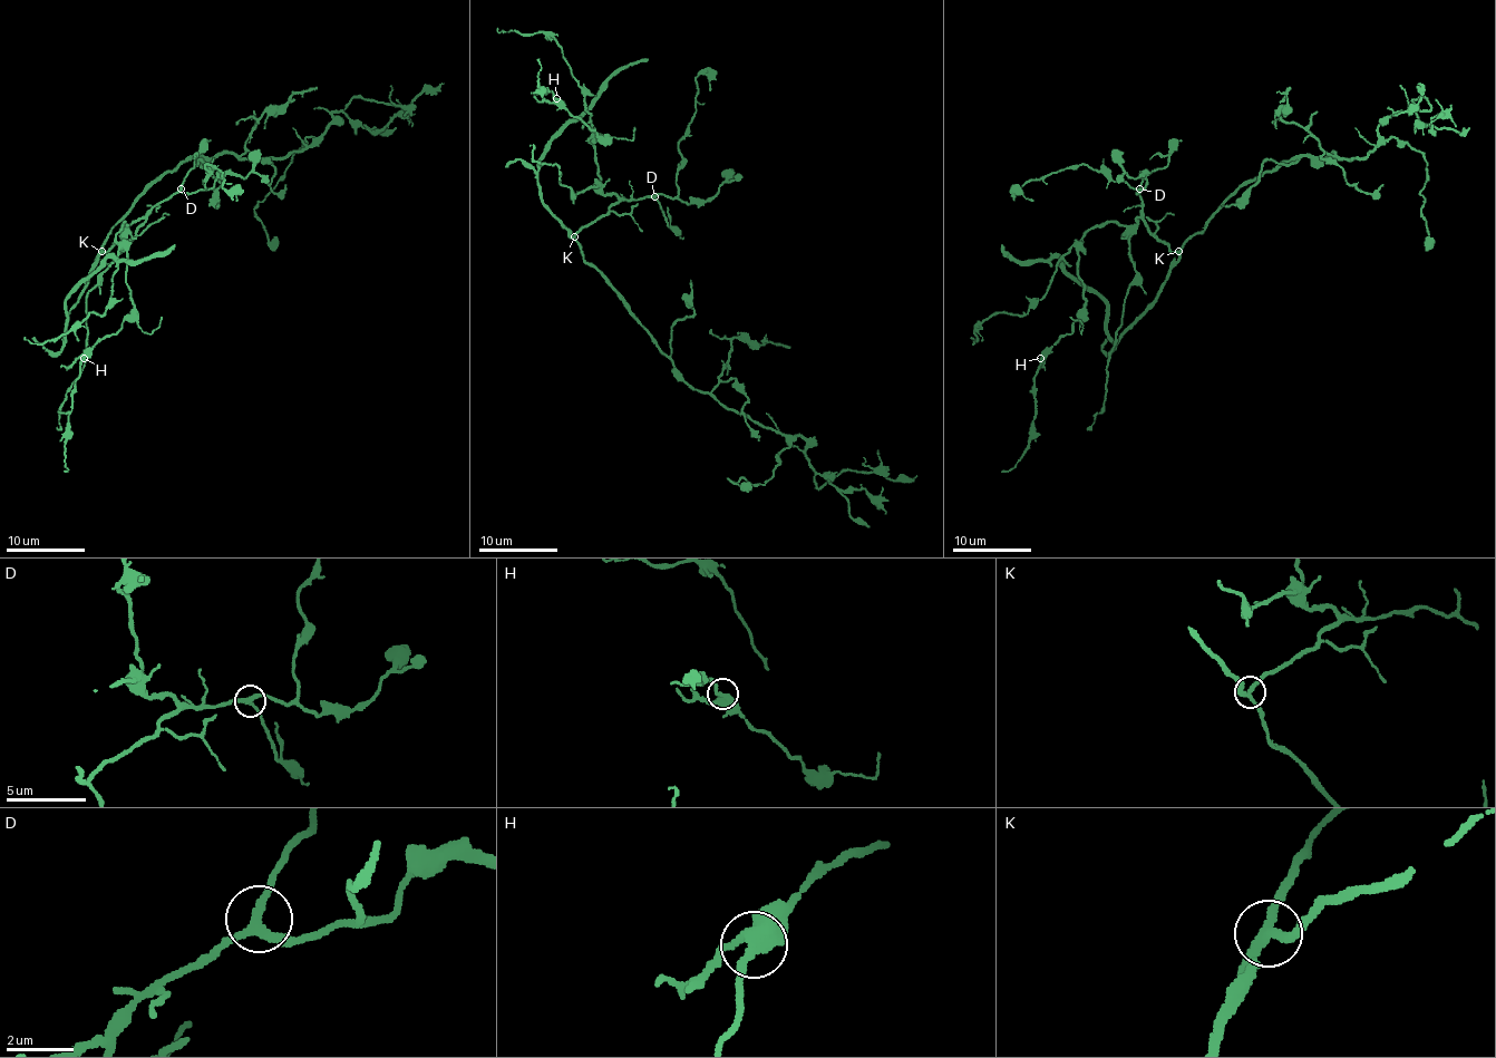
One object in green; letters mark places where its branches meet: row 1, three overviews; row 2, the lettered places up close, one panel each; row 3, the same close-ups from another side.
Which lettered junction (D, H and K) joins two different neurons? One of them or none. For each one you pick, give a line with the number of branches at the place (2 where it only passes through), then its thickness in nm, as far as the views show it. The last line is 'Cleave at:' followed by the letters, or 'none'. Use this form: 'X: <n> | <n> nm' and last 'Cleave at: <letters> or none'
Cleave at: none

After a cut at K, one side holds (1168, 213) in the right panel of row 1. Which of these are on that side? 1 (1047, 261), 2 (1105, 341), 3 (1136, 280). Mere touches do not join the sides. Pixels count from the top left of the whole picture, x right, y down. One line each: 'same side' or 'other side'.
1: other side
2: other side
3: same side

